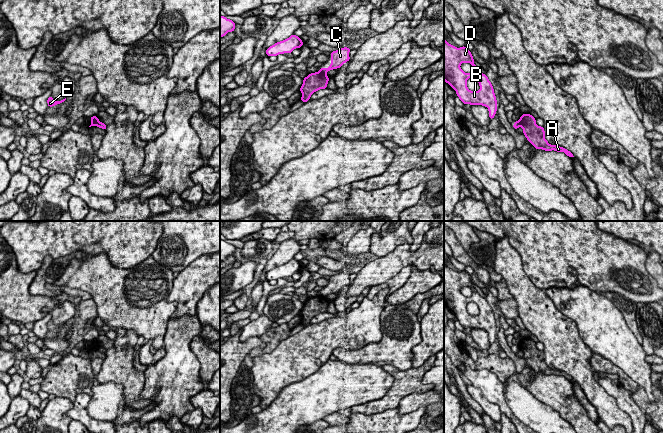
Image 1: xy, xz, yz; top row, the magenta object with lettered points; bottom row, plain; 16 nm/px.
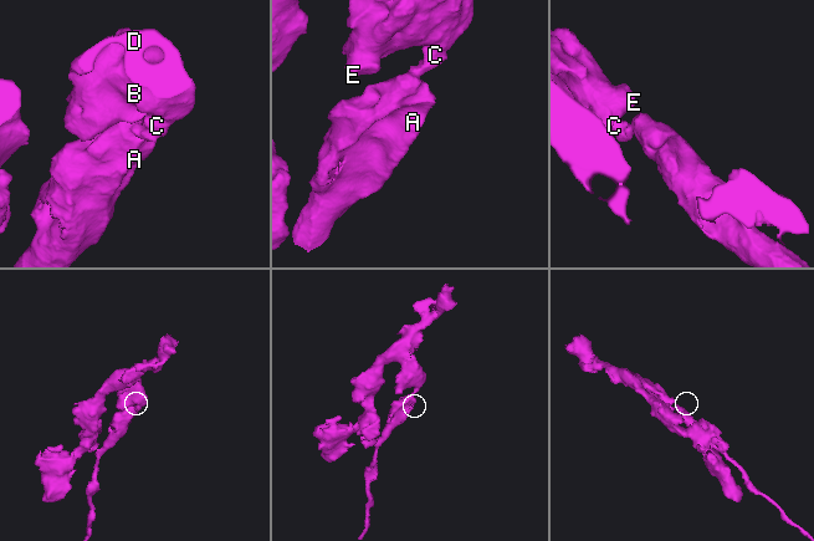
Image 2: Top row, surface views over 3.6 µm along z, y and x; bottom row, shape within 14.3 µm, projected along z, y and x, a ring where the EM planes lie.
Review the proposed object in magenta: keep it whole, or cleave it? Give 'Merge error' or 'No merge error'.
Merge error

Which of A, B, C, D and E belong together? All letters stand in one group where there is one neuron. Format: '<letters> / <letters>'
A / B C D E

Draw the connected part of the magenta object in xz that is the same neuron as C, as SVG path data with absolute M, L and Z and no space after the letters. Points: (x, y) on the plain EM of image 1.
M348 271L331 276L331 288L328 292L320 292L320 295L326 297L330 294L340 292L344 287L350 285L349 276L350 272Z

